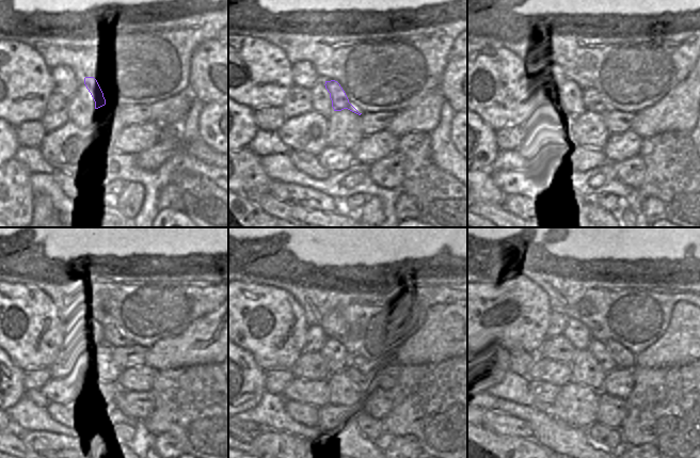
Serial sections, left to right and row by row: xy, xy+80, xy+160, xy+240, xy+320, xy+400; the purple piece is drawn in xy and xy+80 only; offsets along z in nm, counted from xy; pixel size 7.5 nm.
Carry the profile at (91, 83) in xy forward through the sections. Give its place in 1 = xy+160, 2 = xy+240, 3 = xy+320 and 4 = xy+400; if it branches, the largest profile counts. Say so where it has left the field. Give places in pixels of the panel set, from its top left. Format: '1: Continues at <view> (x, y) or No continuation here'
1: Continues at xy+160 (593, 101)
2: Continues at xy+240 (115, 340)
3: Continues at xy+320 (351, 345)
4: Continues at xy+400 (623, 360)

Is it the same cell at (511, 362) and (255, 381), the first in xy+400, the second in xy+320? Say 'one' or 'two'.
two

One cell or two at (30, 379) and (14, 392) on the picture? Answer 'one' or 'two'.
two

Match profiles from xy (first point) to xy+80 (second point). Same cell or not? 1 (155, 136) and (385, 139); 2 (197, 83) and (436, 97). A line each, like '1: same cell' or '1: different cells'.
1: same cell
2: different cells

